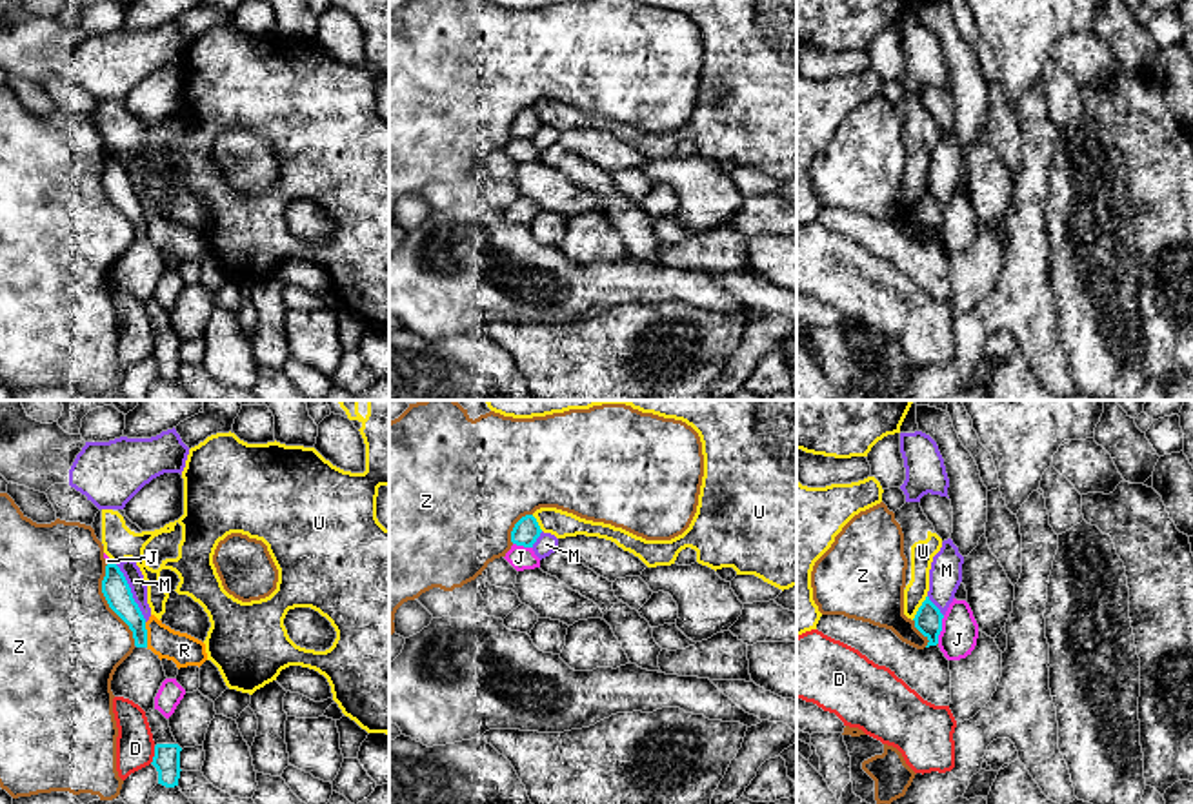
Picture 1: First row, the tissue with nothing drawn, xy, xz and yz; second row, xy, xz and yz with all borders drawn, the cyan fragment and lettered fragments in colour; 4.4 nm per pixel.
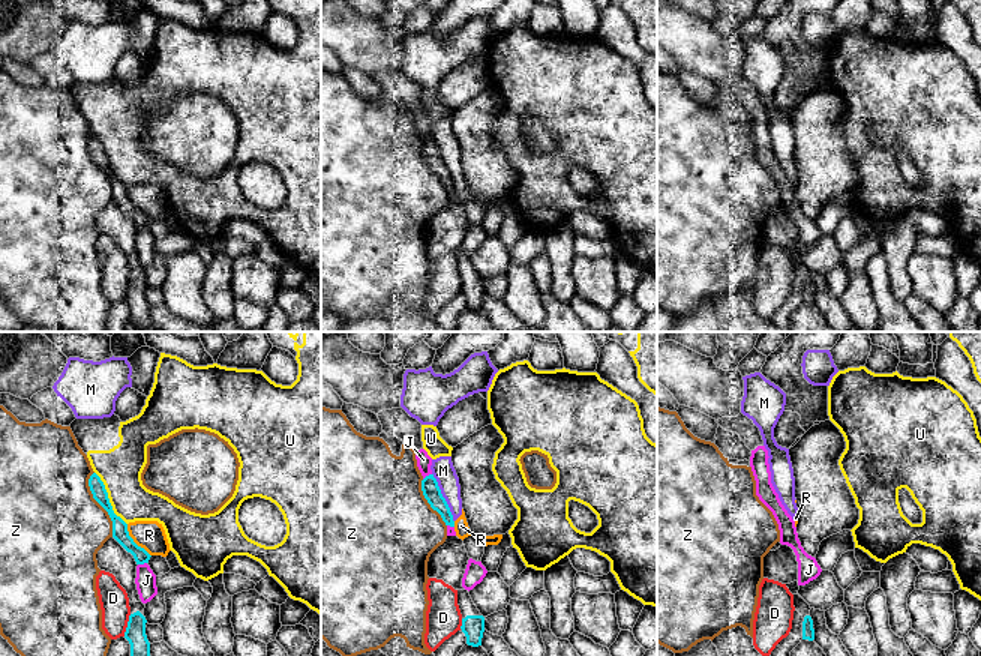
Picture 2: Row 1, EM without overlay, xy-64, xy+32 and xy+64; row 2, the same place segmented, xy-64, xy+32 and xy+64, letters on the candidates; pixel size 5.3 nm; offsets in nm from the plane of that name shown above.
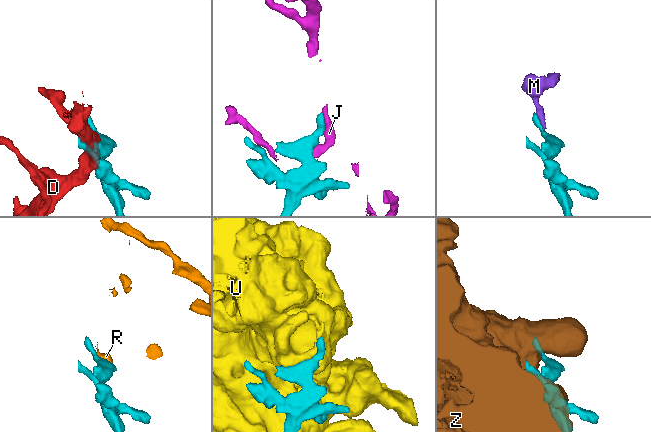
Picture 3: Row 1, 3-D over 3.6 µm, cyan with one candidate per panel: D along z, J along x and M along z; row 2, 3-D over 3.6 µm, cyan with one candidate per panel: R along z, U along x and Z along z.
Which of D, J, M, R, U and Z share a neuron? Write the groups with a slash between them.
D / J / M R / U / Z

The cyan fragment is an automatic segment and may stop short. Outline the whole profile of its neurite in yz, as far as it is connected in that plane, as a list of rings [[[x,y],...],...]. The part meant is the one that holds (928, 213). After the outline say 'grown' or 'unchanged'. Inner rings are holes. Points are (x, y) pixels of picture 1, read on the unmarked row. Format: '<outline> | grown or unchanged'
[[[926,189],[922,198],[915,207],[915,220],[929,233],[926,240],[938,236],[938,227],[942,224],[944,207],[940,202]]] | unchanged

